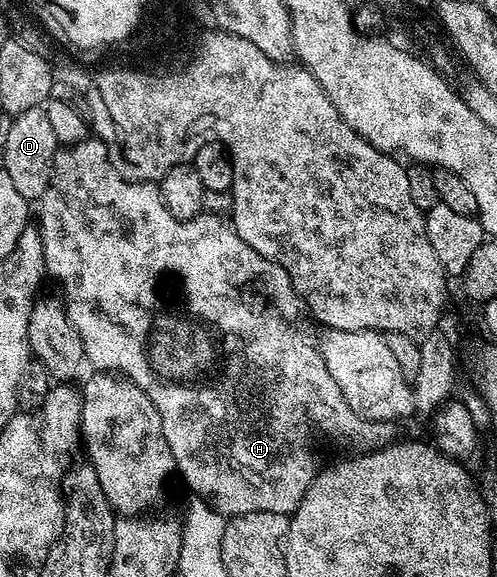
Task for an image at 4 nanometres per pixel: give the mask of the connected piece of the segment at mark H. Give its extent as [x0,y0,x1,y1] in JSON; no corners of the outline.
[38,136,393,516]

